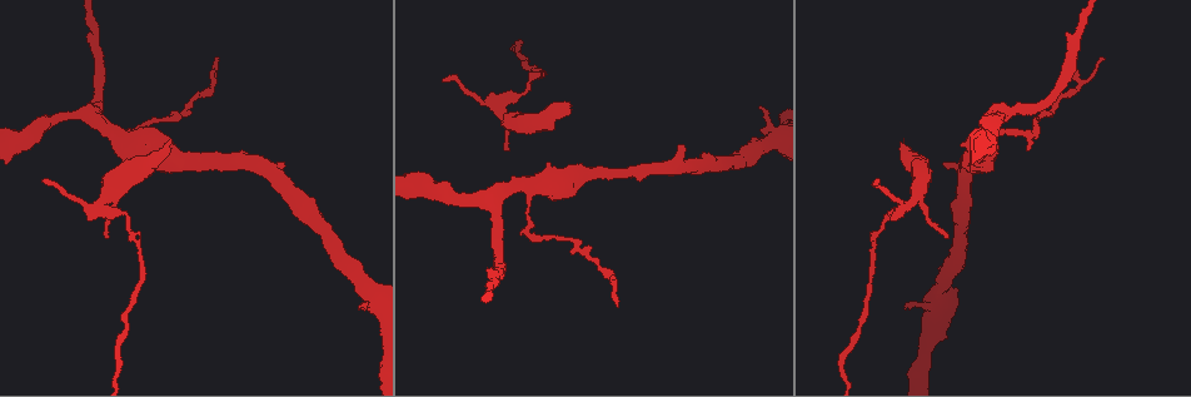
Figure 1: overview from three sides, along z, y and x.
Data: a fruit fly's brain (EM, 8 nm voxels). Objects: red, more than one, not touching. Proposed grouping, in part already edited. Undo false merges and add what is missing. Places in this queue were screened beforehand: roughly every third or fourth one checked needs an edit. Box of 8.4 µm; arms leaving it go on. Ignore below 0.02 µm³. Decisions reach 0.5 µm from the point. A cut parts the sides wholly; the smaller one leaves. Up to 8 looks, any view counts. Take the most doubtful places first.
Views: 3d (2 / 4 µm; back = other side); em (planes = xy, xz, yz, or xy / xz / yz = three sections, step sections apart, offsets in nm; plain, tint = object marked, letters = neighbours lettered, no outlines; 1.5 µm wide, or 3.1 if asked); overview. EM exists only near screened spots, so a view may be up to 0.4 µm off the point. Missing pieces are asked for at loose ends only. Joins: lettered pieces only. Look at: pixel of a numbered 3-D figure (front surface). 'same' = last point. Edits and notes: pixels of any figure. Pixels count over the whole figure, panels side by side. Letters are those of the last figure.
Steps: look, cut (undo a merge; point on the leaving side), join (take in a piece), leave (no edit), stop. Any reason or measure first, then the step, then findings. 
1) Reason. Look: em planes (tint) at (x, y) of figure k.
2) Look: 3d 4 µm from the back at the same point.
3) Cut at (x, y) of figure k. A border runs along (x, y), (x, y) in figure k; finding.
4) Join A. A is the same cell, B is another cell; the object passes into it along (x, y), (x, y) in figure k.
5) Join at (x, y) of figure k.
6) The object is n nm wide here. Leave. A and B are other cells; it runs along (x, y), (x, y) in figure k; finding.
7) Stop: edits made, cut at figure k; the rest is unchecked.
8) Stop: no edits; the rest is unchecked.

An open end. Look: em planes (tint) at (900, 142) of figure 1.

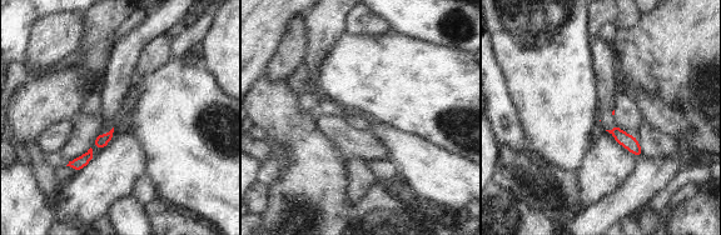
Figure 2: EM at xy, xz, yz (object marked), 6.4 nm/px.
Look: em planes (letters) at the same point.

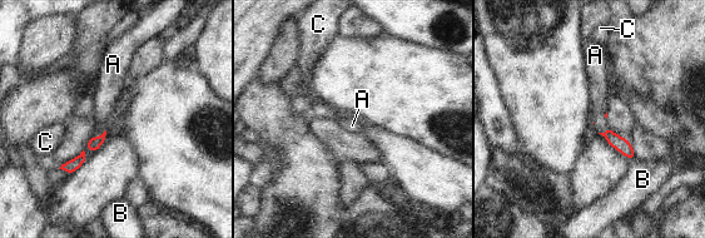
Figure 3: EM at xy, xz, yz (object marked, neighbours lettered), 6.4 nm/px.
Join A. A is the same cell, B and C are other cells; the object passes into it along (94, 143), (102, 134), (105, 95) in figure 3; it goes on there.

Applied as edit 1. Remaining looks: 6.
Thick end. Look: em planes (letters) at (682, 144) of figure 1.

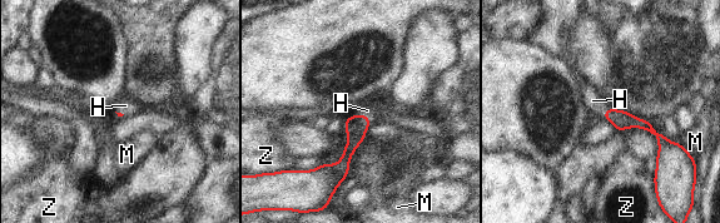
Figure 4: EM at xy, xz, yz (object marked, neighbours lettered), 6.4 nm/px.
Join H. H is the same cell, M and Z are other cells; the object passes into it along (356, 125), (363, 115), (367, 110) in figure 4; the neuron continues.

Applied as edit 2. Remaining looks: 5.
Tapers out. Look: em yz step 4 (plain) at (879, 179) of figure 1.

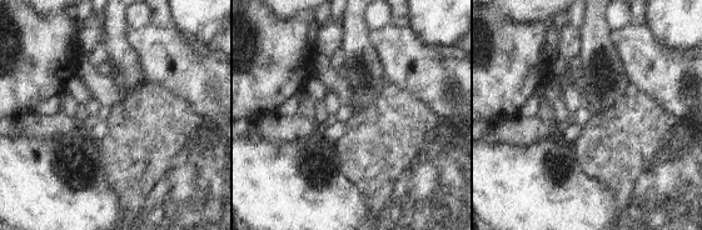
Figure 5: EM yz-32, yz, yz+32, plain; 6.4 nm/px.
Look: em yz step 4 (letters) at the same point.

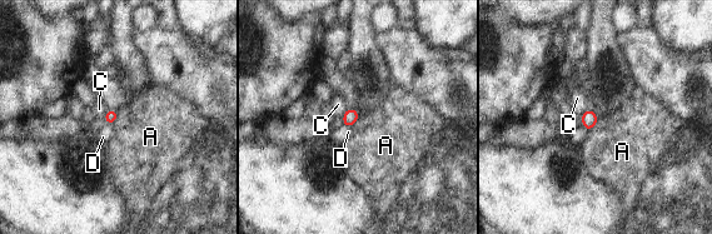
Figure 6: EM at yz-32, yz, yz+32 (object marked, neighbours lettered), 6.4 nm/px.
Leave. A, C and D are other cells; a border runs along (119, 111), (113, 123) in figure 6; no lettered piece goes on from it.

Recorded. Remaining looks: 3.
Stop: edits made, join at figure 3, join at figure 4; the rest is unchecked.

